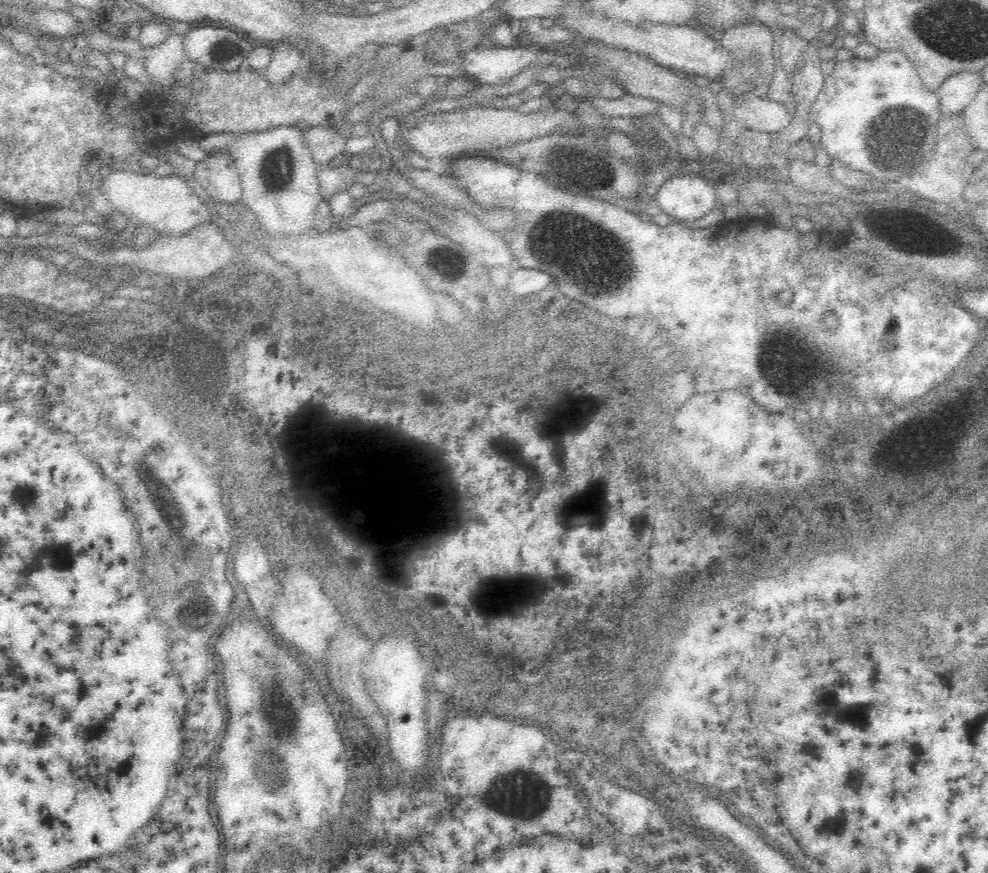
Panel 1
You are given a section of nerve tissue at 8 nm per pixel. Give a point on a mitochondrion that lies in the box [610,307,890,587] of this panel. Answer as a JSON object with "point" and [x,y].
{"point":[754,542]}

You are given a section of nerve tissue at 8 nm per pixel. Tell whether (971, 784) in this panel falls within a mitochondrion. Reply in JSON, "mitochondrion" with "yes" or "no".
{"mitochondrion":"no"}

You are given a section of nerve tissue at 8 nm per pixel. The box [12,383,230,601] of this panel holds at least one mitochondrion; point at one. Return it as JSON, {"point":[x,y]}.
{"point":[60,556]}

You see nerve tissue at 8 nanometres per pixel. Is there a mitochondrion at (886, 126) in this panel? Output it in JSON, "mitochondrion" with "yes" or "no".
{"mitochondrion":"yes"}

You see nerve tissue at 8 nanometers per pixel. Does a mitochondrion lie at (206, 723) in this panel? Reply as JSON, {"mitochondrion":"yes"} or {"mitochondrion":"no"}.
{"mitochondrion":"no"}

